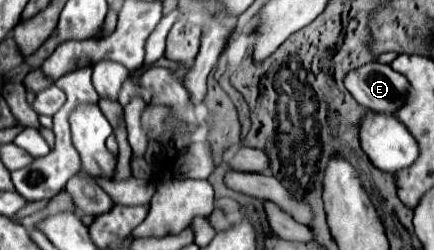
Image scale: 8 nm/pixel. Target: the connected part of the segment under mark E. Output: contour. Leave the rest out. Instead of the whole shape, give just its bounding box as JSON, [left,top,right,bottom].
[345,63,407,115]

